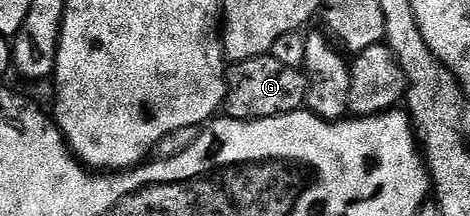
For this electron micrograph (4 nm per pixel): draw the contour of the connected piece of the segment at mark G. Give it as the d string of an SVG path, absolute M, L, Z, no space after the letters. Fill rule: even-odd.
M270 55L236 62L228 70L225 82L224 116L233 117L236 121L258 121L264 117L278 117L284 113L293 113L304 106L308 86L309 82L302 70L287 67L286 64L279 63L277 59Z

